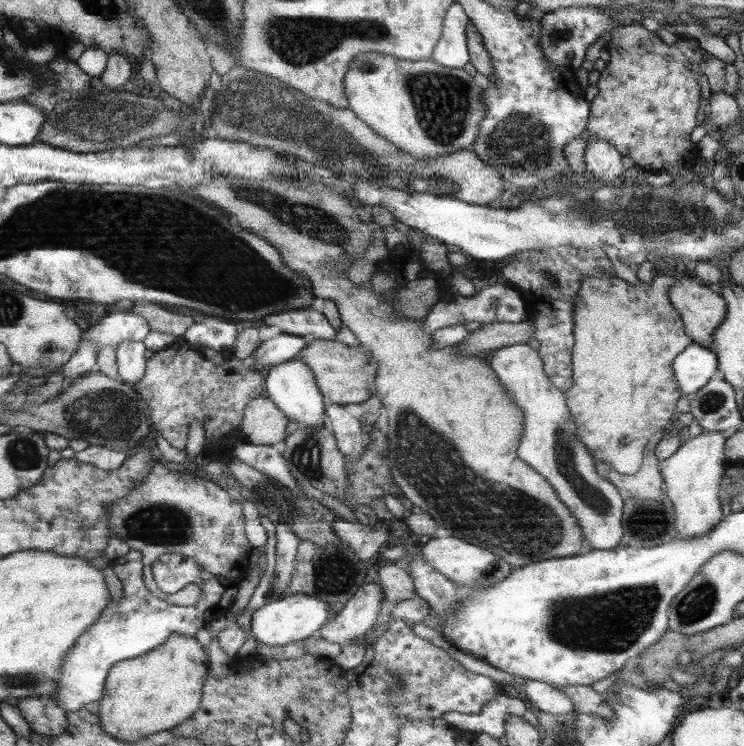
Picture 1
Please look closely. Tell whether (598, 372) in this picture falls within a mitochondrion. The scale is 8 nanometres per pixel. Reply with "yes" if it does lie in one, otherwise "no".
no

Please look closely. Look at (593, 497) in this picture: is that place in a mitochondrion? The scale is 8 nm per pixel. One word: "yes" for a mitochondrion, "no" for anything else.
yes

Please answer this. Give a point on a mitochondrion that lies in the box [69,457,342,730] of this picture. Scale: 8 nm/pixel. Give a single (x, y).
(155, 524)

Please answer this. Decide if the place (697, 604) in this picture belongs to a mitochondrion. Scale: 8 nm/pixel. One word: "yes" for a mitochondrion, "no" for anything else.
yes

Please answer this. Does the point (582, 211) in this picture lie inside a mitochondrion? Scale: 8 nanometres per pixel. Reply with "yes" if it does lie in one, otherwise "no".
yes

